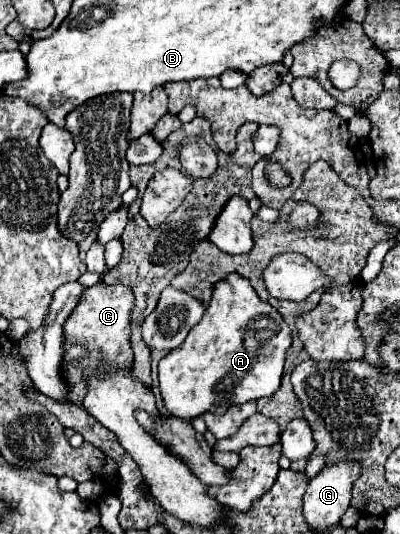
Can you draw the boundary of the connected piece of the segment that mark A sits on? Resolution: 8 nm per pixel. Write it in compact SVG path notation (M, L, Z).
M226 276L214 286L202 320L184 344L168 352L158 364L166 410L182 420L192 420L204 412L222 414L230 404L270 398L280 388L290 344L292 334L280 312L262 302L244 276Z

